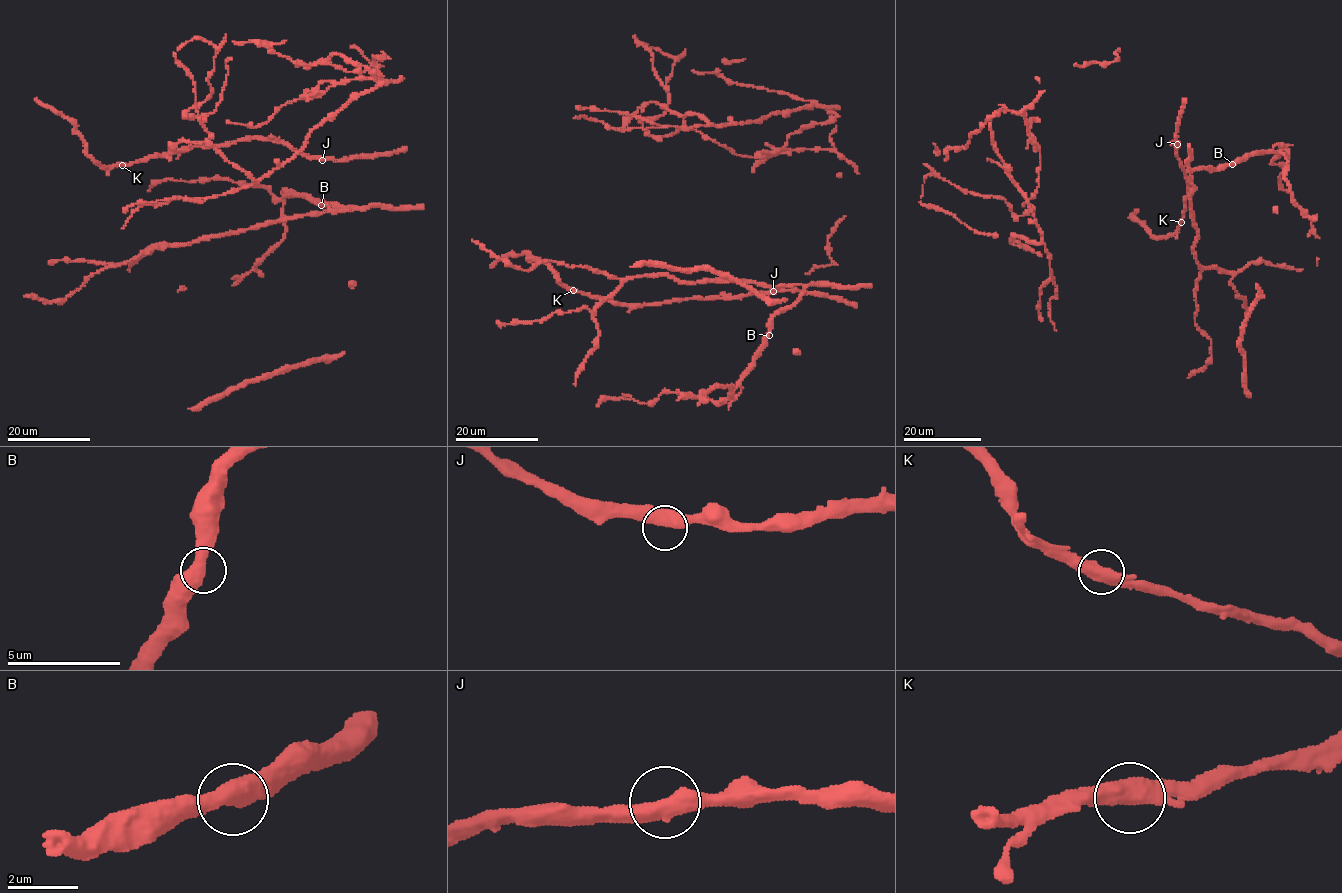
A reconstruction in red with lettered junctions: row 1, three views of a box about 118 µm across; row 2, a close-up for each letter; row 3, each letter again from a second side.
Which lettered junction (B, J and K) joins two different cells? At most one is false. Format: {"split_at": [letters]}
{"split_at": []}

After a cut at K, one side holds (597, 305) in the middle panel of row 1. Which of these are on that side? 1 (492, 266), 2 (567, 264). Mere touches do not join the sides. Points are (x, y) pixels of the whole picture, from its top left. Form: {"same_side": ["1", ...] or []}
{"same_side": ["2"]}

